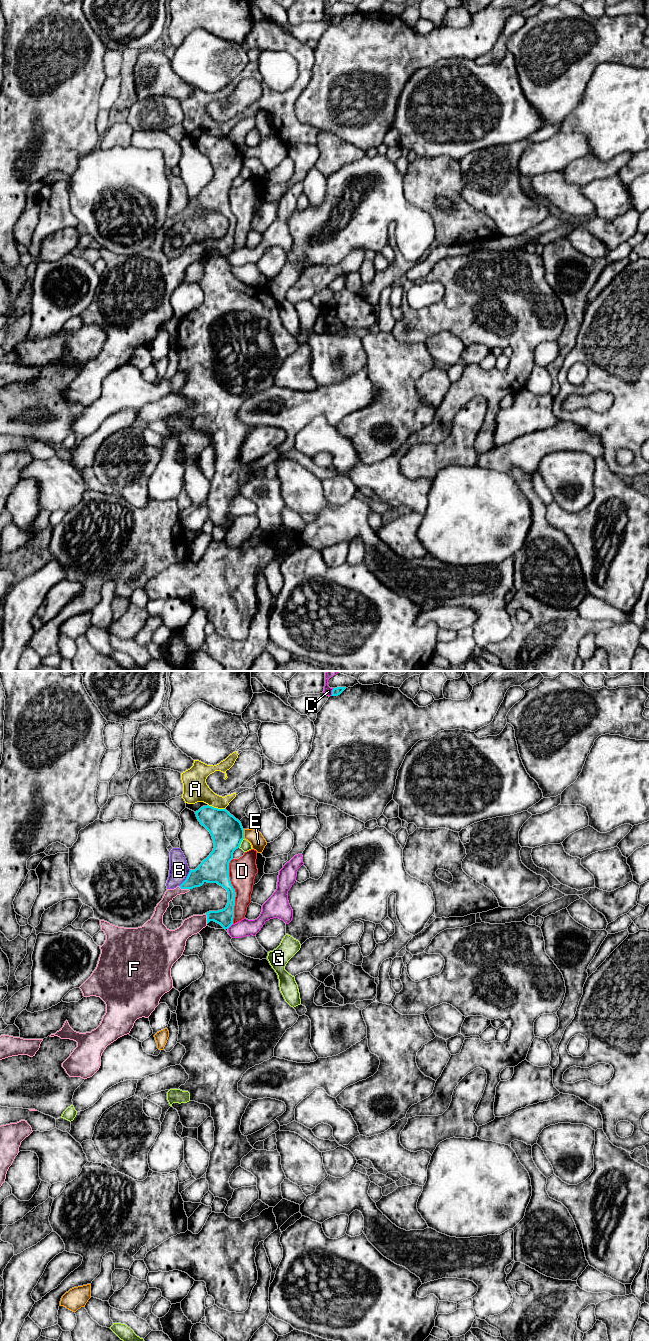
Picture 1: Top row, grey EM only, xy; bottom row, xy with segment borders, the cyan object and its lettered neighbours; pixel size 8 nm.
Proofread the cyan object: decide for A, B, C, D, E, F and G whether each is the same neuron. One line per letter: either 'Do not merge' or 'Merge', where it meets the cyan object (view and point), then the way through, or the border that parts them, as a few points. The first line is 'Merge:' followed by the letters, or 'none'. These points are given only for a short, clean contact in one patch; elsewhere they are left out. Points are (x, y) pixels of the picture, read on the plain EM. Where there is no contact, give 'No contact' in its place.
Merge: F
A: Do not merge. Touches cyan at xy (216, 136)
B: Do not merge. Touches cyan at xy (186, 206)
C: Do not merge. Touches cyan at xy (332, 20)
D: Do not merge. Touches cyan at xy (234, 219)
E: Do not merge. Touches cyan at xy (243, 162)
F: Merge. Touches cyan at xy (184, 216)
G: Do not merge. Touches cyan at xy (240, 171)

